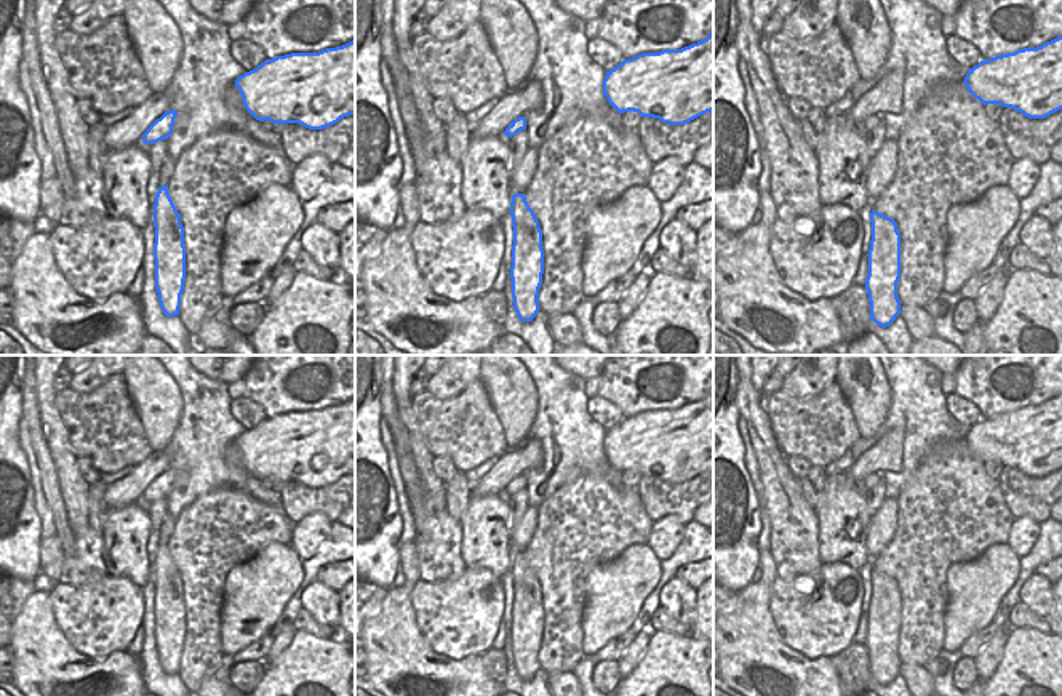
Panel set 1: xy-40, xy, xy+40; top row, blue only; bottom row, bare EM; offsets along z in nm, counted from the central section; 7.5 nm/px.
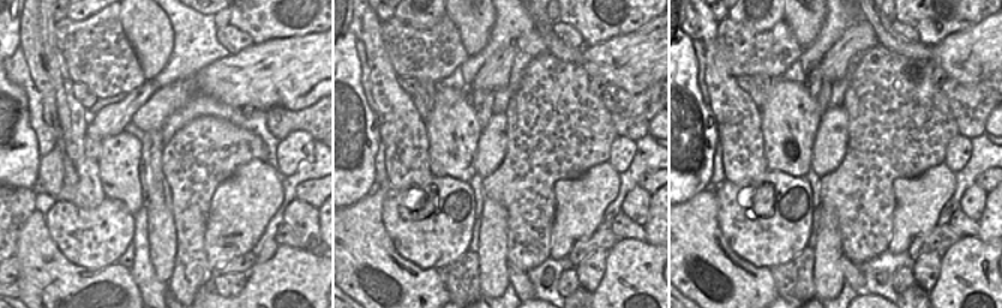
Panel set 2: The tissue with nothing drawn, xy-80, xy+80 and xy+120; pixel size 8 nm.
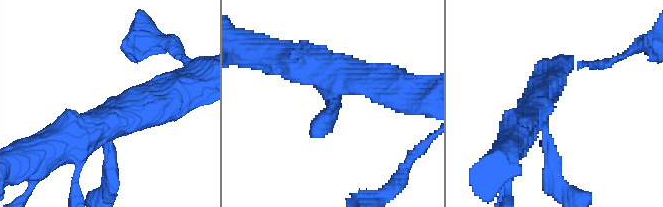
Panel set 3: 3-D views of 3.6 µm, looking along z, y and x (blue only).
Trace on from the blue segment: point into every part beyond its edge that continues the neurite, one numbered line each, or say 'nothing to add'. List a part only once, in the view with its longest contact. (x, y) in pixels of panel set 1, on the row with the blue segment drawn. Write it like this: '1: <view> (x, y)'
nothing to add

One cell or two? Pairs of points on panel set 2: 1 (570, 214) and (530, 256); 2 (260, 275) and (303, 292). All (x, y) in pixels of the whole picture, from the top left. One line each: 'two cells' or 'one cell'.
1: two cells
2: one cell

